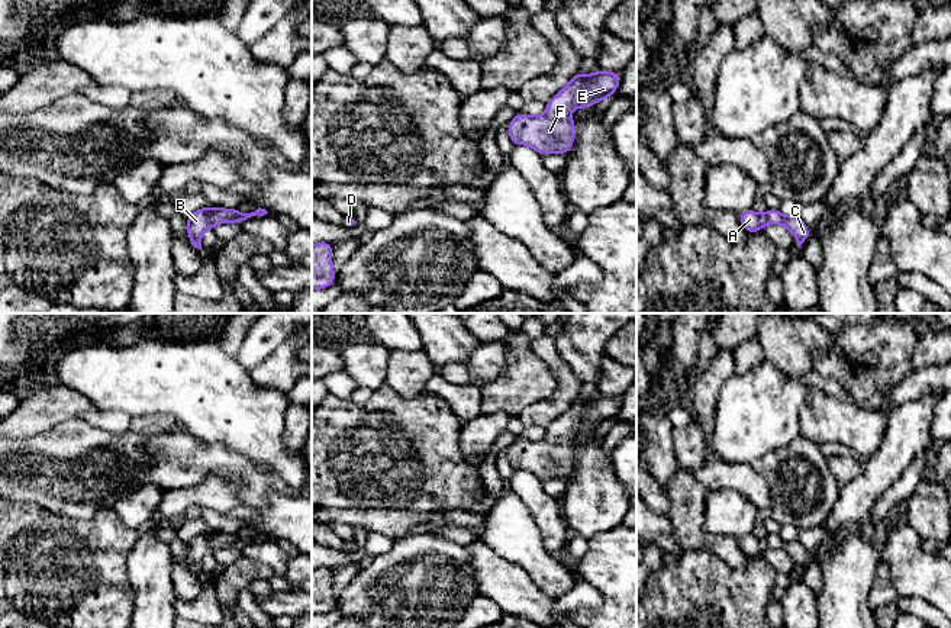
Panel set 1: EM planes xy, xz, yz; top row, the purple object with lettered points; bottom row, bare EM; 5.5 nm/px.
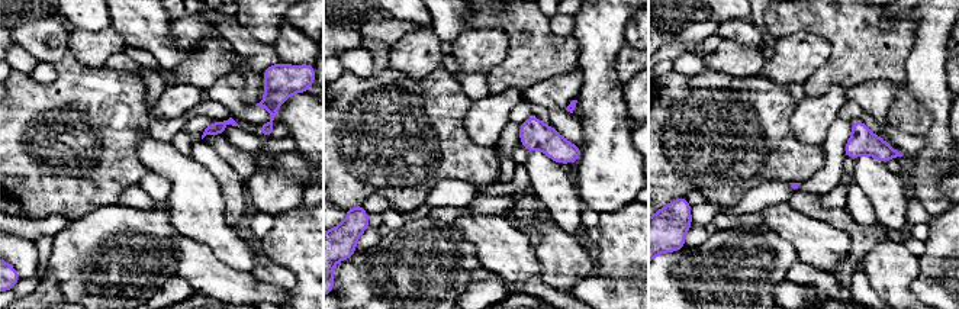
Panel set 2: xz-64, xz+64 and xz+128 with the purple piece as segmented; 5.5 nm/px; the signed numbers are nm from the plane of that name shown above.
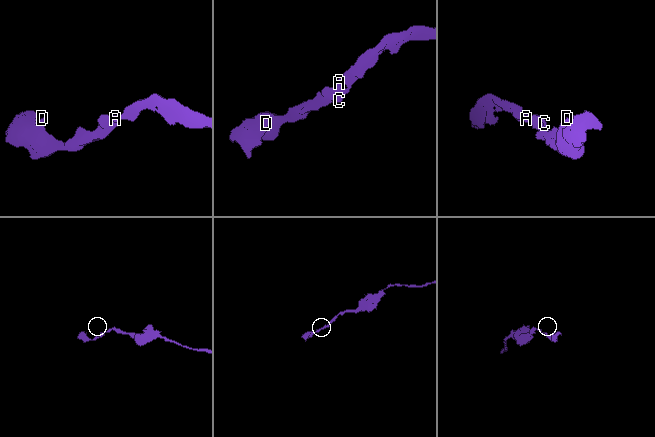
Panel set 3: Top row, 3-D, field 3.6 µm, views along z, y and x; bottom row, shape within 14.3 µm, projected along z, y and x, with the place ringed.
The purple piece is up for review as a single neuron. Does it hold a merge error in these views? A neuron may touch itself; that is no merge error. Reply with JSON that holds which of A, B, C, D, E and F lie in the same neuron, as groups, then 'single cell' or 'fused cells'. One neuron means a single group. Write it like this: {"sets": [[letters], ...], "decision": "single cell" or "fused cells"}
{"sets": [["A", "B", "C", "D", "E", "F"]], "decision": "single cell"}

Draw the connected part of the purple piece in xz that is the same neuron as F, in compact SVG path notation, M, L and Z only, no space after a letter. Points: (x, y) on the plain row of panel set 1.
M599 394L594 399L577 396L571 406L548 428L544 441L516 438L507 458L515 470L526 470L539 480L568 479L574 468L576 448L570 444L576 431L589 434L610 424L620 409L620 397Z

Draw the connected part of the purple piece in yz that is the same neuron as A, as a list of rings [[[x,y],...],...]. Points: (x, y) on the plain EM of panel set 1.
[[[749,534],[739,538],[738,545],[748,558],[760,557],[767,548],[784,550],[793,558],[799,573],[810,560],[809,553],[799,541],[784,541],[778,534],[767,534],[764,540]]]

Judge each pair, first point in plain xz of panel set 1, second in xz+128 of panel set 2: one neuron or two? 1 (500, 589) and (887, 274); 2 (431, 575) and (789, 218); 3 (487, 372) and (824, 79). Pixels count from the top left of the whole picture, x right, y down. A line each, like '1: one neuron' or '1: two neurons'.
1: two neurons
2: two neurons
3: two neurons

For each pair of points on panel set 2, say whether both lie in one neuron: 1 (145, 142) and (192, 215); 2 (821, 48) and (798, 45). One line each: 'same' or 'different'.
1: same
2: same

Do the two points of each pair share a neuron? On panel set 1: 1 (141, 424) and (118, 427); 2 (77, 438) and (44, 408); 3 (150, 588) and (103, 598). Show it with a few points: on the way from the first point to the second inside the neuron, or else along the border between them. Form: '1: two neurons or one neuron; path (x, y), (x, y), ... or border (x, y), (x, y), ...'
1: two neurons; border (132, 418), (128, 430)
2: two neurons; border (80, 416), (71, 416), (48, 430), (28, 435)
3: two neurons; border (126, 557), (126, 573), (134, 591), (134, 612)

